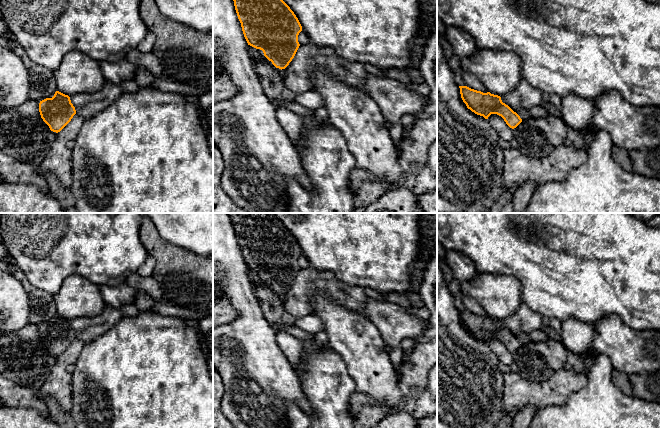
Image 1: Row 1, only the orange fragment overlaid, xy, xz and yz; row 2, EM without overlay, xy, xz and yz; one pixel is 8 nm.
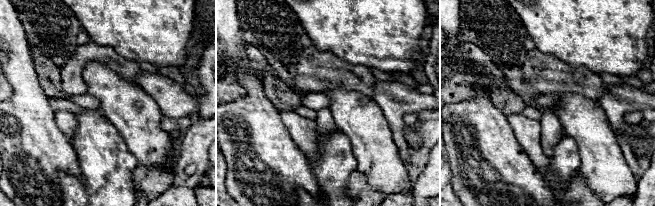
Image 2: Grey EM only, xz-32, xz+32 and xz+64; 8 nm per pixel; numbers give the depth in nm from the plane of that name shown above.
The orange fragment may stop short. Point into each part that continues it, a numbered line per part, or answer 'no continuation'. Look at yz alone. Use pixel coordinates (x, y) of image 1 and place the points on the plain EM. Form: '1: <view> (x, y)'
1: yz (538, 335)

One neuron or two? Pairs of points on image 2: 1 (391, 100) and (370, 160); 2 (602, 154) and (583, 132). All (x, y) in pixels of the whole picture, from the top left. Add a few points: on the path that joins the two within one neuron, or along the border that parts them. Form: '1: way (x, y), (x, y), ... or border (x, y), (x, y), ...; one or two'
1: border (372, 97), (380, 108), (393, 139); two
2: way (598, 149), (588, 137); one

